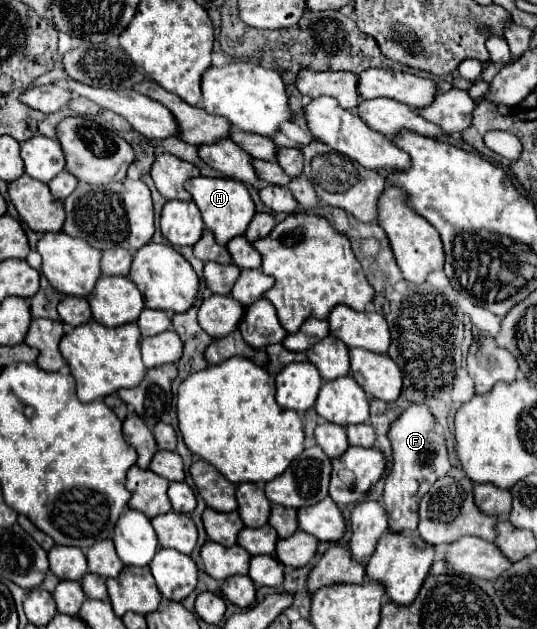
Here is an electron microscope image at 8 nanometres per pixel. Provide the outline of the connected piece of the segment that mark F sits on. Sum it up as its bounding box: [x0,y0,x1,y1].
[384,404,450,532]

